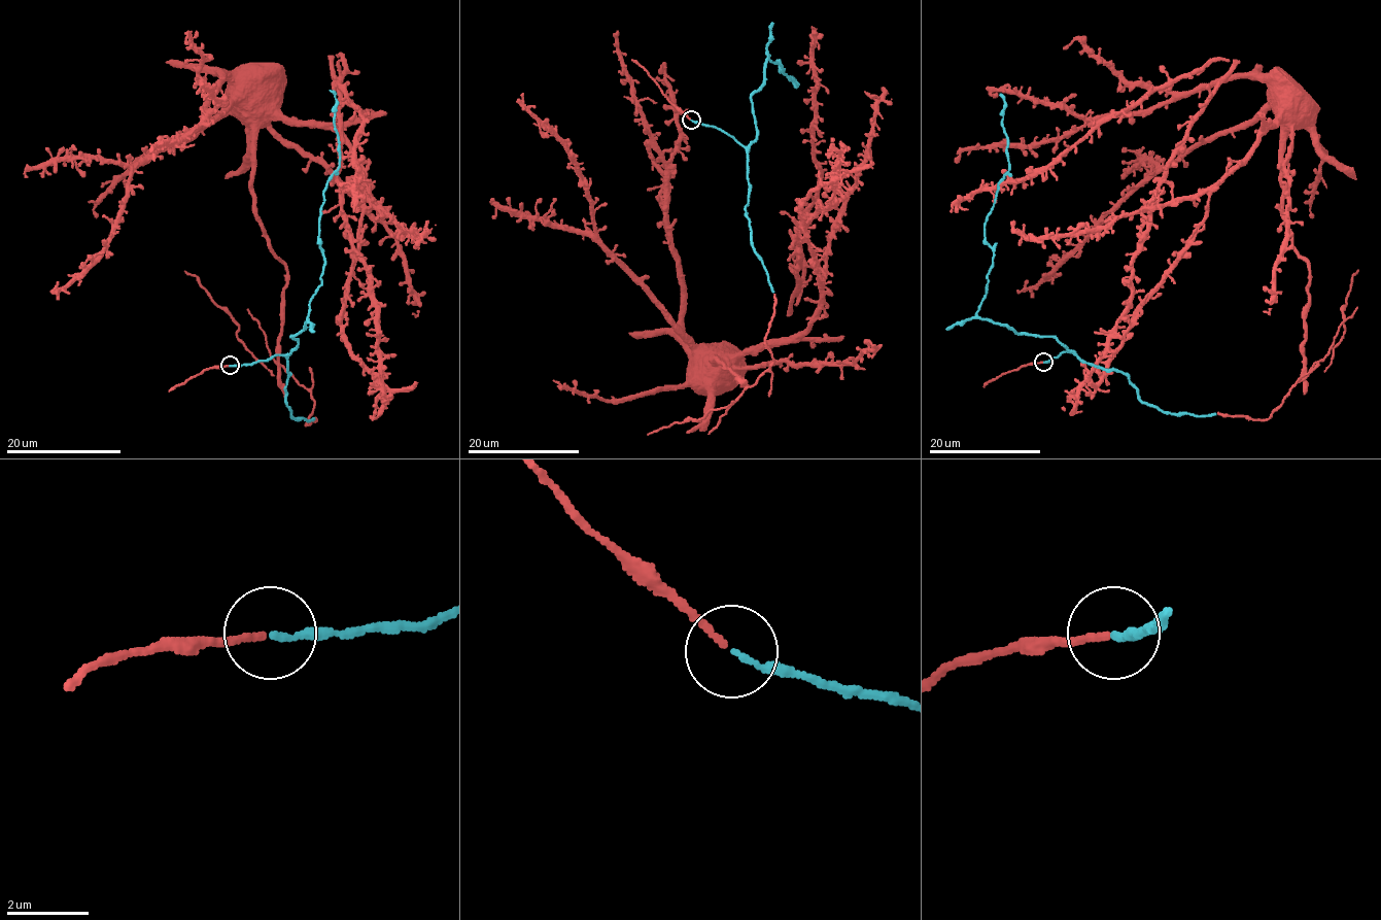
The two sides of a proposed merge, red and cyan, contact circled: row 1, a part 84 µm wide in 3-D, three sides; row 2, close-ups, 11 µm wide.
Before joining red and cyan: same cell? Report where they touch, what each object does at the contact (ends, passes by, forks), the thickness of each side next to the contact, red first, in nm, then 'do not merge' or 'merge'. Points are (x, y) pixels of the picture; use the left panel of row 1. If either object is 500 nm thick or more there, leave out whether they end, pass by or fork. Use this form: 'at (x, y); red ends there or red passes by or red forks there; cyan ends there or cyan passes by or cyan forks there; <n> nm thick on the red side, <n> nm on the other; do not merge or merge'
at (230, 365); red ends there; cyan ends there; 150 nm thick on the red side, 130 nm on the other; merge

